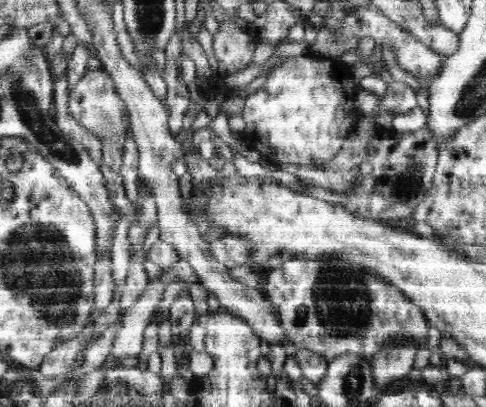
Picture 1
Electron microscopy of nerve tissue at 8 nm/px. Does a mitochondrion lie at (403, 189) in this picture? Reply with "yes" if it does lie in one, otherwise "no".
yes

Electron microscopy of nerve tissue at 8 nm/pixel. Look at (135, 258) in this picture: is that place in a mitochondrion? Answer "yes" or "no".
no

